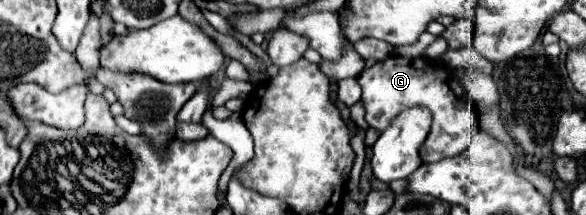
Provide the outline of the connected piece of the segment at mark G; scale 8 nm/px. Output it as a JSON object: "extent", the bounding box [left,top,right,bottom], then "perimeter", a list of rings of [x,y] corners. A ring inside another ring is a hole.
{"extent":[358,55,478,163],"perimeter":[[[390,55],[384,61],[374,63],[368,71],[358,75],[358,83],[362,87],[362,105],[366,111],[366,123],[376,131],[386,131],[404,109],[410,107],[424,107],[432,113],[430,133],[420,149],[422,163],[434,163],[446,157],[460,155],[472,135],[478,131],[478,119],[472,111],[472,99],[466,87],[454,79],[442,65],[426,57],[400,57]]]}

